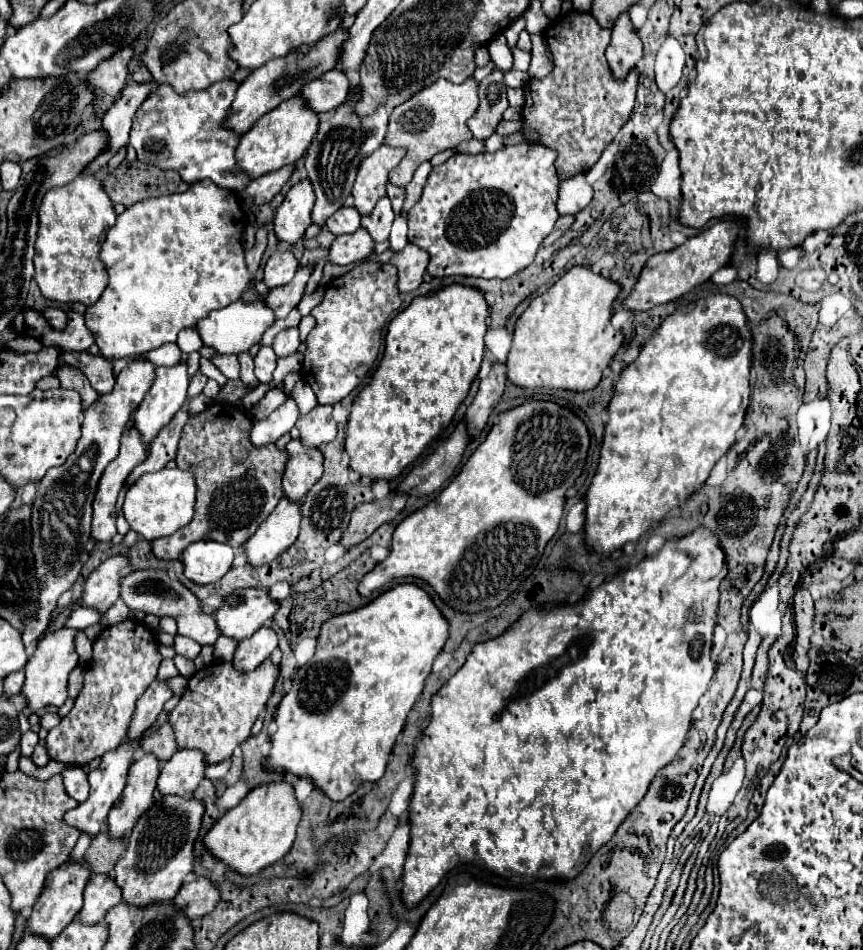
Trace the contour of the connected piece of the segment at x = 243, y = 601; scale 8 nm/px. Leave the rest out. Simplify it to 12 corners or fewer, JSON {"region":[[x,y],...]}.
{"region":[[235,589],[215,611],[239,643],[269,623],[279,603],[265,589]]}

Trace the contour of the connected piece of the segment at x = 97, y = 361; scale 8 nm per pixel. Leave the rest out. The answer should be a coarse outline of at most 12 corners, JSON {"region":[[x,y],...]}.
{"region":[[61,351],[59,367],[77,367],[101,395],[115,385],[101,355]]}

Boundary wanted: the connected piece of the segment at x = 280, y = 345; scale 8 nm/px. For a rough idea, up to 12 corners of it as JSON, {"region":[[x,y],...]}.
{"region":[[299,329],[277,333],[273,351],[277,357],[293,355],[299,347]]}

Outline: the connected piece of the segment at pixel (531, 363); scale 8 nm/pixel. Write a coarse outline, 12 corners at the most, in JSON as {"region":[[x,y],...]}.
{"region":[[571,267],[517,319],[507,377],[595,389],[615,281]]}

